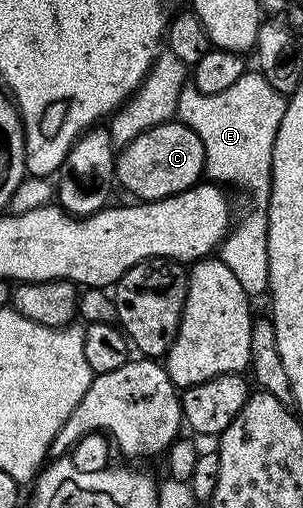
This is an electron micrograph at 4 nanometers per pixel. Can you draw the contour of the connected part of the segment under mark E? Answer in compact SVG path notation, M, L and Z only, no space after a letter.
M248 70L234 86L222 94L202 94L186 86L178 98L176 116L179 123L190 126L206 150L204 176L221 186L237 184L248 195L248 209L239 213L218 249L218 258L238 278L249 298L265 295L270 282L268 253L268 199L272 189L272 155L274 138L282 122L285 97L281 96L258 70Z

